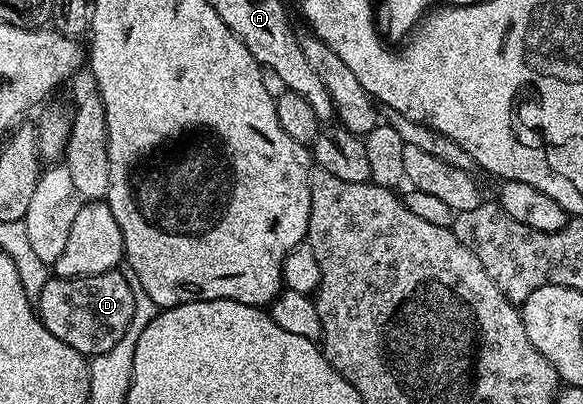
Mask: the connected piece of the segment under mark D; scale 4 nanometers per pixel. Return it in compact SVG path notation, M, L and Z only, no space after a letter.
M112 269L100 275L80 275L75 278L69 276L51 276L47 282L41 283L42 291L36 297L36 313L38 319L56 336L56 340L64 340L68 348L76 348L76 352L93 356L100 352L108 352L112 344L116 344L128 332L132 324L134 311L134 297L132 288L128 284L125 273L121 269Z

